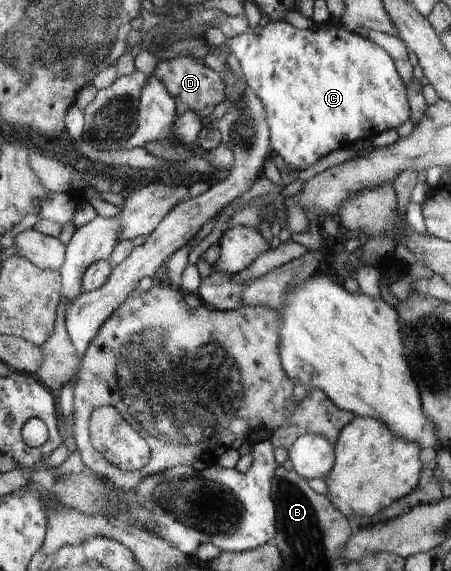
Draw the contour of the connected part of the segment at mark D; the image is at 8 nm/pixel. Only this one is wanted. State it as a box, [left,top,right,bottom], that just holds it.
[153,56,223,118]

